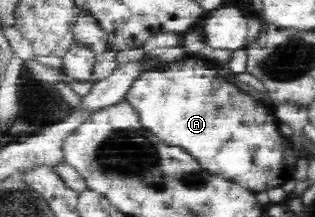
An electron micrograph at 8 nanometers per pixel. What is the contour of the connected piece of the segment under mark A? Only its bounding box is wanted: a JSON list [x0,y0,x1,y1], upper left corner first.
[126,56,298,192]

